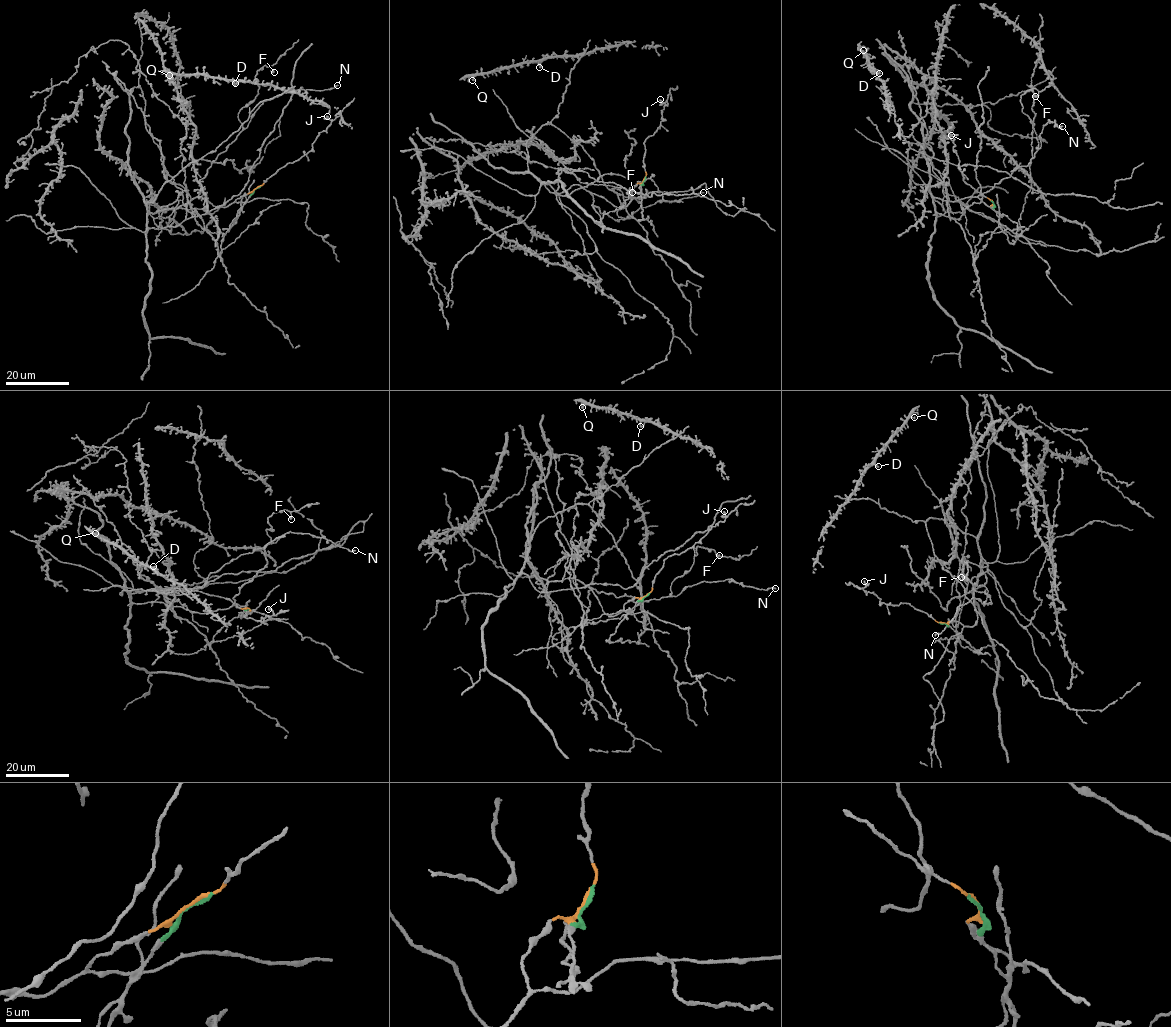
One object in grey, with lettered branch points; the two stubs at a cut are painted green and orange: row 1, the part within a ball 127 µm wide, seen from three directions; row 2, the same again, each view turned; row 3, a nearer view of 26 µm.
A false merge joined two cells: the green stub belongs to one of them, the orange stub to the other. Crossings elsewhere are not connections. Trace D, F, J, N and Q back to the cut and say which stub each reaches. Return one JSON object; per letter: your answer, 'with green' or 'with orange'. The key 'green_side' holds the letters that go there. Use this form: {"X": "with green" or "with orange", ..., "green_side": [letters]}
{"D": "with orange", "F": "with orange", "J": "with orange", "N": "with orange", "Q": "with orange", "green_side": []}

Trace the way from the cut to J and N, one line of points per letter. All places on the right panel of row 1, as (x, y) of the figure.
J: (992, 202), (965, 183), (950, 134)
N: (992, 202), (1002, 217), (978, 196), (1027, 165), (1041, 147), (1048, 120), (1062, 125)

